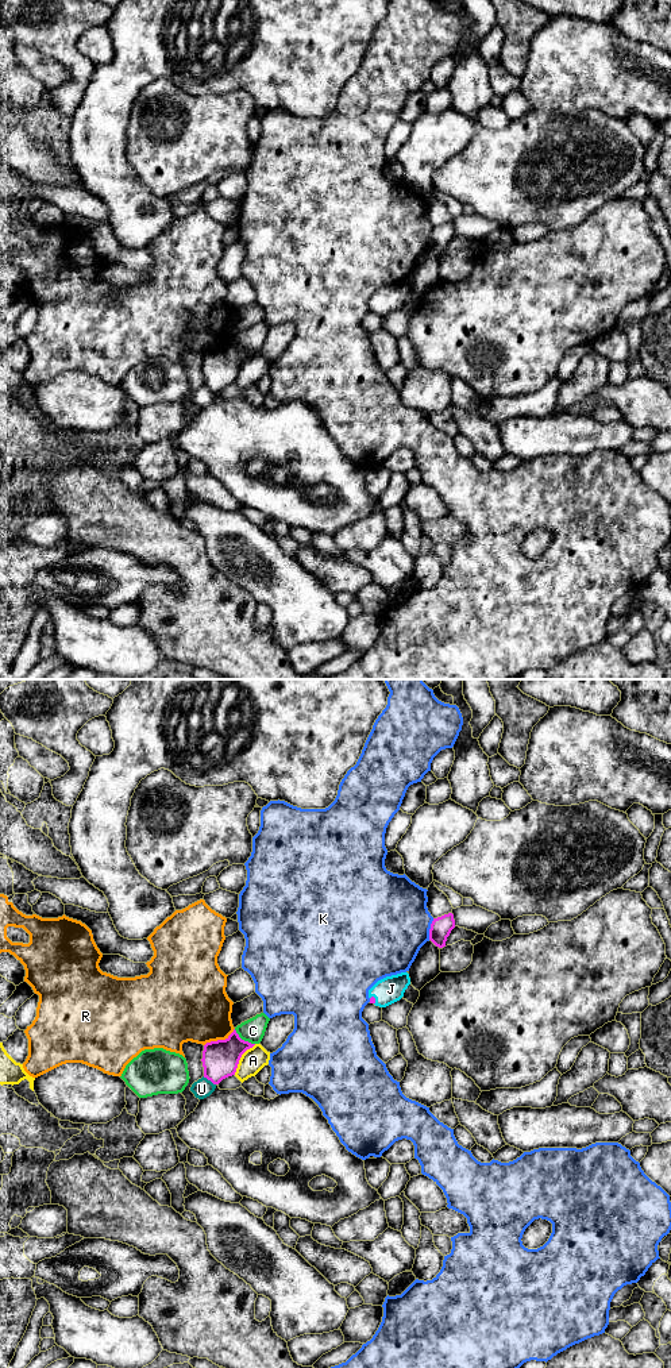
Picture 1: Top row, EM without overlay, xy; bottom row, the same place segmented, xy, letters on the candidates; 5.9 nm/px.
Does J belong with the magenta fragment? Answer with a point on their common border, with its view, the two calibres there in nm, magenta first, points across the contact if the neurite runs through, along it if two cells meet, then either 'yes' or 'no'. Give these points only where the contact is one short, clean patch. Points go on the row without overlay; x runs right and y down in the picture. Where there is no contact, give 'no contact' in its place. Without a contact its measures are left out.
xy (374, 308) | 30/160 nm | across xy (371, 308), (374, 308), (390, 297) | yes

